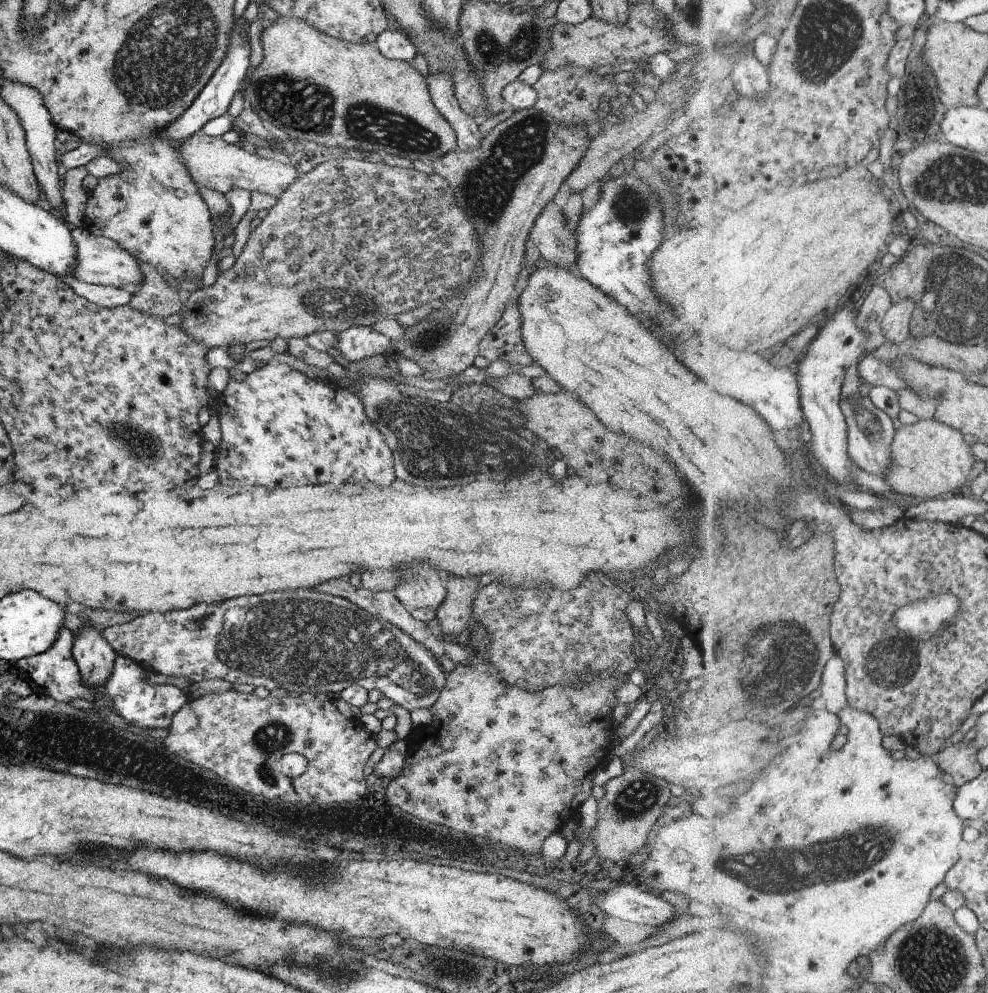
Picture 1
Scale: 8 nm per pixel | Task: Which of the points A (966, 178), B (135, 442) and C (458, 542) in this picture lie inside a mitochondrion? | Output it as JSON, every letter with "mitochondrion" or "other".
{"A":"mitochondrion","B":"mitochondrion","C":"other"}

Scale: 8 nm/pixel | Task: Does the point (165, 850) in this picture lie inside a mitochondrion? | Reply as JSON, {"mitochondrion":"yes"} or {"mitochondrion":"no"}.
{"mitochondrion":"no"}

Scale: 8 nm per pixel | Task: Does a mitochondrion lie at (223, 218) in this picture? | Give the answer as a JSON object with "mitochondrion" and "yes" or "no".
{"mitochondrion":"no"}

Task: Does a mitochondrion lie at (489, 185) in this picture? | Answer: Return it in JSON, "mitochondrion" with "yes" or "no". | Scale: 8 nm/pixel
{"mitochondrion":"yes"}

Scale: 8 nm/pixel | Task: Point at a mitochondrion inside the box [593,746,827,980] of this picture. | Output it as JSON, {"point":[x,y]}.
{"point":[639,796]}

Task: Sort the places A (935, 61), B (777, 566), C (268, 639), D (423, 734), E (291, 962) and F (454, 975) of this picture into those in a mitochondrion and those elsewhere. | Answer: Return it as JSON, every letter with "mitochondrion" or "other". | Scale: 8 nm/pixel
{"A":"other","B":"other","C":"mitochondrion","D":"other","E":"other","F":"mitochondrion"}

